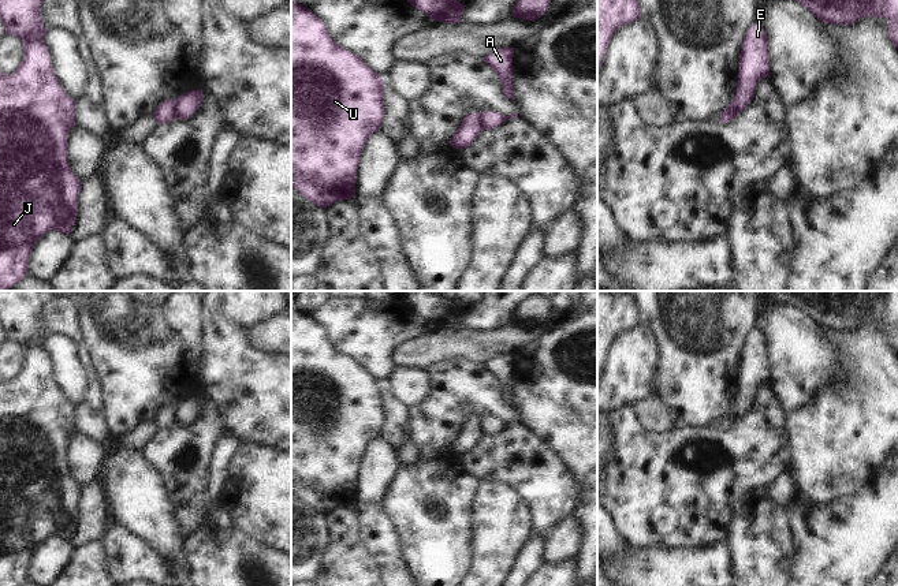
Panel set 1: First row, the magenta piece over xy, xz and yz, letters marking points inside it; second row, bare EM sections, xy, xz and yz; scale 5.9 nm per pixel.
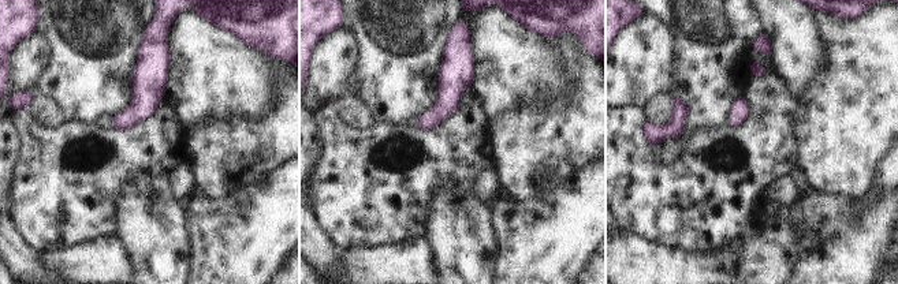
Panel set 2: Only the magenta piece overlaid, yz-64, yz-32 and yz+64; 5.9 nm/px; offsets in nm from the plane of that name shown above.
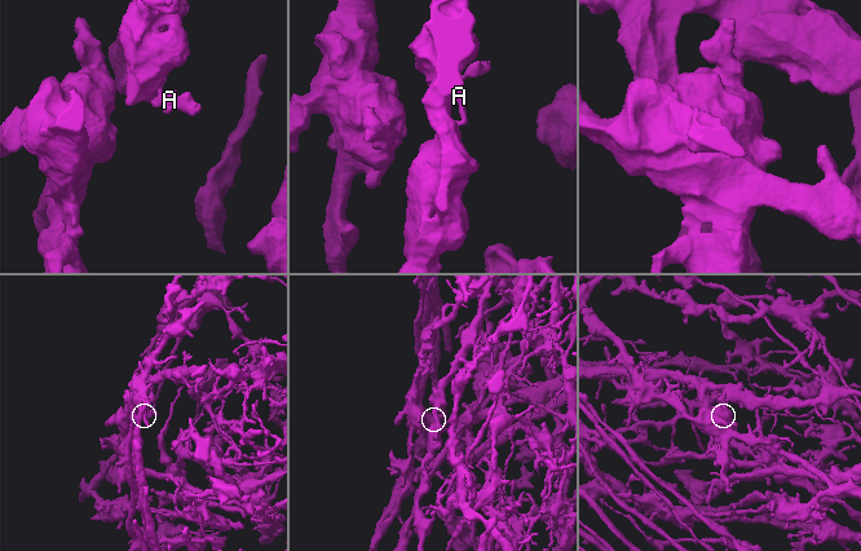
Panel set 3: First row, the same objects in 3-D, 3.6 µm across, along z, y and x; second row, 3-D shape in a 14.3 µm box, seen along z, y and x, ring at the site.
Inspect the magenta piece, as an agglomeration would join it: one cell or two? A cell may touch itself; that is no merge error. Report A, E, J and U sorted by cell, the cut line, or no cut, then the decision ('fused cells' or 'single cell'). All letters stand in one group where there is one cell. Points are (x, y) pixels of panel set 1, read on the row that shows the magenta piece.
A / E J U | yz (731, 103), (736, 111), (727, 112), (720, 118) | fused cells

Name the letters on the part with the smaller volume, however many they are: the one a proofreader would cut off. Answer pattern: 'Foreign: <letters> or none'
Foreign: A

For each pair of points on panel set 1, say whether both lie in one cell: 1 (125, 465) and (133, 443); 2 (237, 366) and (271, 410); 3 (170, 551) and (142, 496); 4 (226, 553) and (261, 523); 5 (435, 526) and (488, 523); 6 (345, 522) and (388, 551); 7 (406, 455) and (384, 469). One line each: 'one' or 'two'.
1: two
2: one
3: one
4: two
5: two
6: two
7: two

